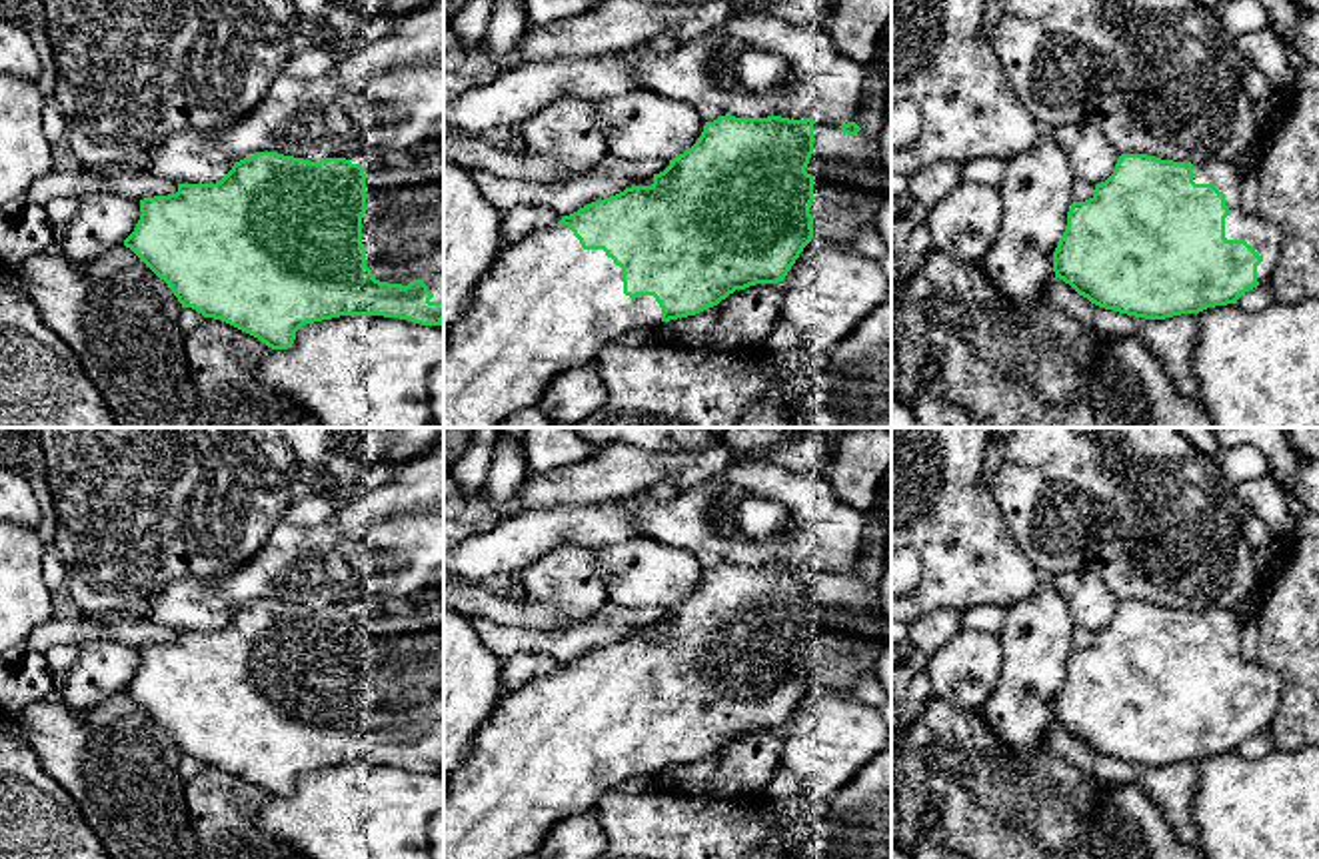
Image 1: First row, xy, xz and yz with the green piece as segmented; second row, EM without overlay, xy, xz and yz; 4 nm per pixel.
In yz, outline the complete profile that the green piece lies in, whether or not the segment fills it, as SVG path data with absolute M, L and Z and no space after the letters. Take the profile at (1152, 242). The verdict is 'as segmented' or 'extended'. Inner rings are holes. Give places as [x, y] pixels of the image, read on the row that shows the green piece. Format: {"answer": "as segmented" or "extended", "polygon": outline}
{"answer": "extended", "polygon": "M1121 154L1113 174L1085 202L1073 202L1063 238L1053 252L1055 278L1091 304L1119 314L1165 320L1237 304L1275 270L1283 234L1241 206L1237 166Z"}

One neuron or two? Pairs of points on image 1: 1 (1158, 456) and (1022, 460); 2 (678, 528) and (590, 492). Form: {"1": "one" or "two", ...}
{"1": "one", "2": "two"}

